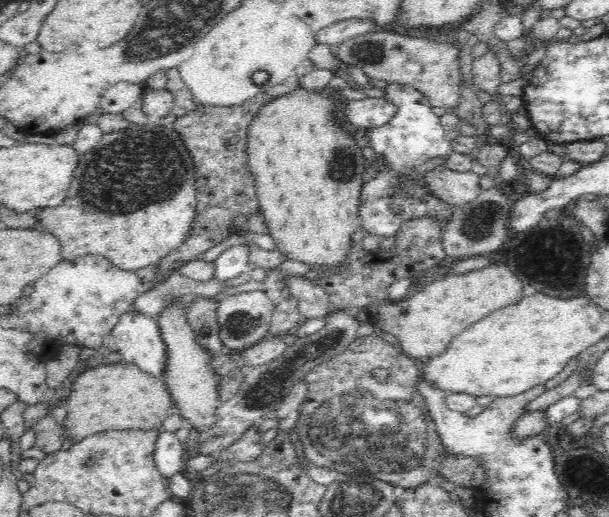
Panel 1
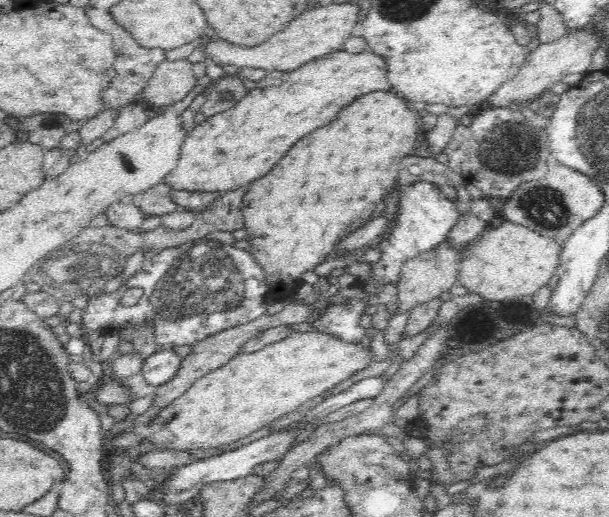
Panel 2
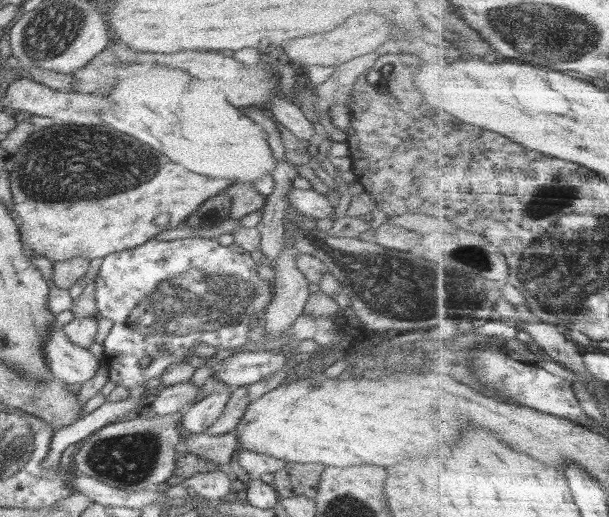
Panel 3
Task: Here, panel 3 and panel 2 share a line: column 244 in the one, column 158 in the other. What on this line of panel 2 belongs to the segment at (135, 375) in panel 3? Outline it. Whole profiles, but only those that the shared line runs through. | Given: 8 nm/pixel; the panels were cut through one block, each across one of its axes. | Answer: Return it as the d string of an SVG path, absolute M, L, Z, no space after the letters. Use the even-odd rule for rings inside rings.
M204 239L191 244L186 242L178 247L146 252L141 269L124 282L117 291L104 293L100 290L90 295L87 307L82 310L81 324L85 325L88 332L98 330L98 328L107 332L110 326L120 330L119 326L128 322L135 328L136 325L146 321L154 325L154 341L159 345L191 345L233 326L252 322L267 312L269 302L270 295L265 272L247 249ZM130 288L142 288L144 293L134 305L124 306L122 296Z

